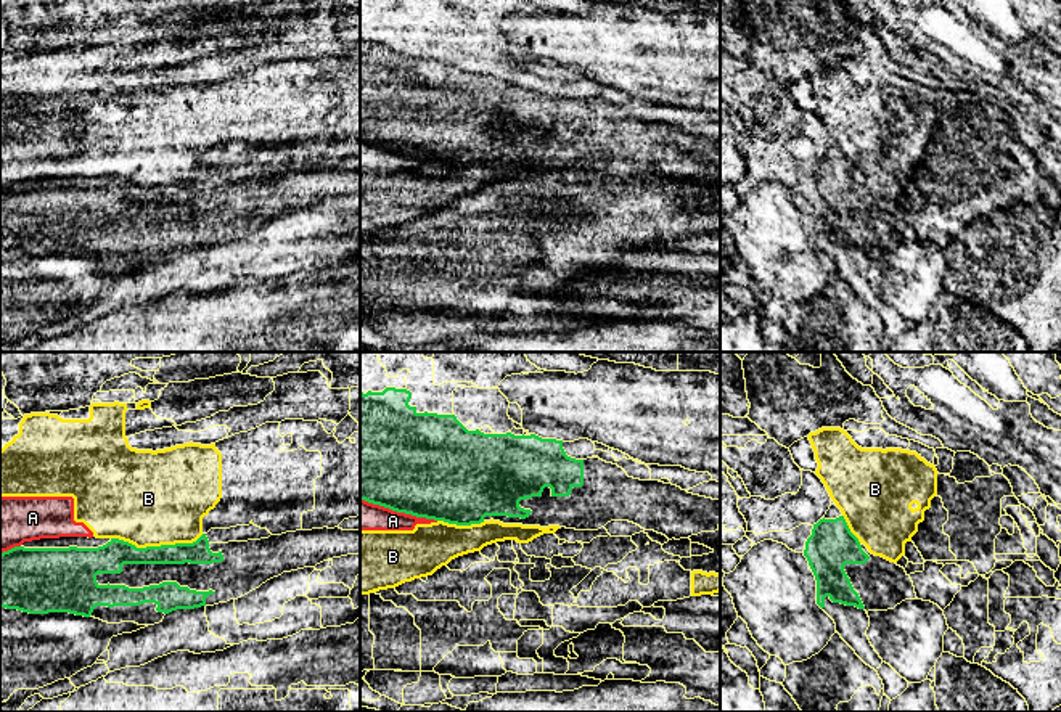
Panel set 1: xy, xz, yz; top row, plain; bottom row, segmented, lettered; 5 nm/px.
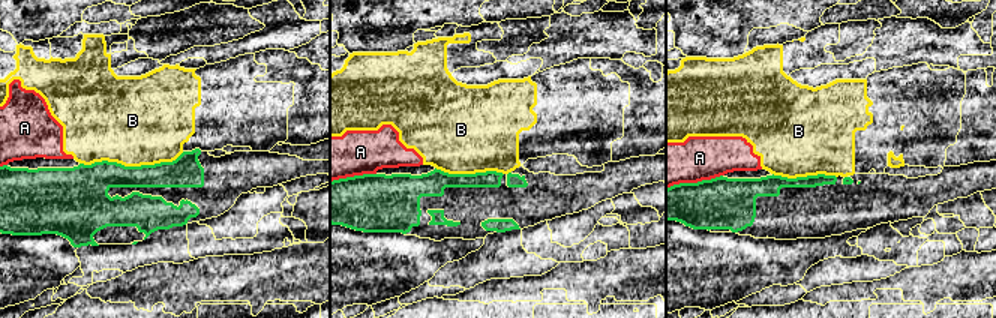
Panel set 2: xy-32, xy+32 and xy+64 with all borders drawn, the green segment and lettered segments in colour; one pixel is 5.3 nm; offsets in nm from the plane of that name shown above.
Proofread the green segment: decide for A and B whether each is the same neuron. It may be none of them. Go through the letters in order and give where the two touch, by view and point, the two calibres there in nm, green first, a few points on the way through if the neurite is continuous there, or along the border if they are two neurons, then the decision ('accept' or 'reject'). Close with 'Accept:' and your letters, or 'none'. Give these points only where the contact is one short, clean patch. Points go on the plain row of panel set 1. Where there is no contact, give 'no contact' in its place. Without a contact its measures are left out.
A: contact xz (399, 151); calibres 500 and 150 nm; reject
B: contact xy (156, 187); calibres 150 and 480 nm; reject
Accept: none

